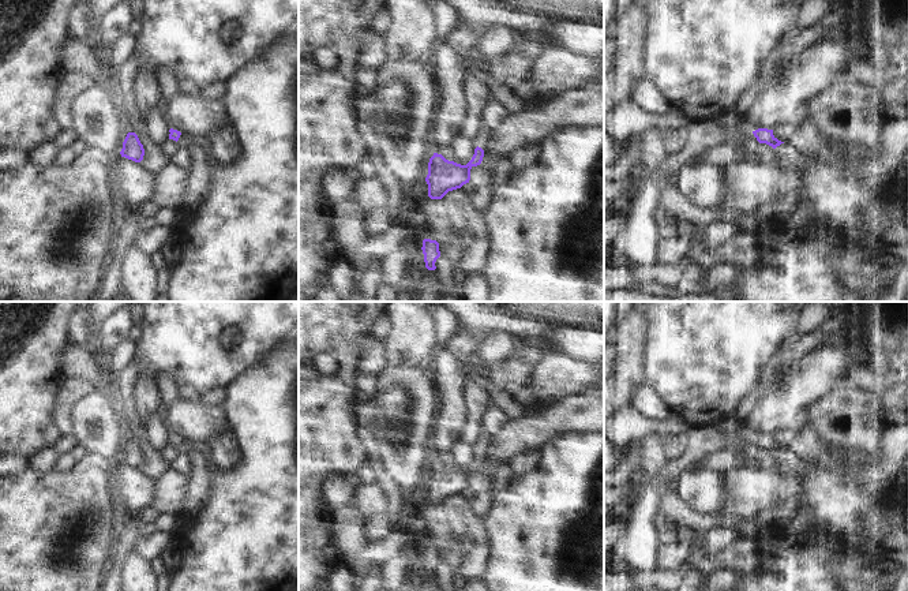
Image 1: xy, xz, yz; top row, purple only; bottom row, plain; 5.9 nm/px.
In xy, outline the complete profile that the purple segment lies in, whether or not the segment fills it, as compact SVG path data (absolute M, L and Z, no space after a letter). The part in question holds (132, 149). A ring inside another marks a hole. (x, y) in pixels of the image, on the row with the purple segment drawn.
M135 132L127 134L127 136L123 142L123 149L121 149L120 154L121 154L121 157L125 157L135 162L140 162L143 160L145 149Z

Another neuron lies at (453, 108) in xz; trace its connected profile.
M440 42L435 49L432 64L436 68L436 83L442 101L431 134L434 146L450 145L461 135L461 126L468 113L464 93L466 74L458 64L455 49L444 42Z

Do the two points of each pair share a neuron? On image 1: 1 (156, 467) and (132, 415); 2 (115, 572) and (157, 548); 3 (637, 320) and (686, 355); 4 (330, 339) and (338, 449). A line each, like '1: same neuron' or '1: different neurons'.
1: same neuron
2: different neurons
3: different neurons
4: same neuron

